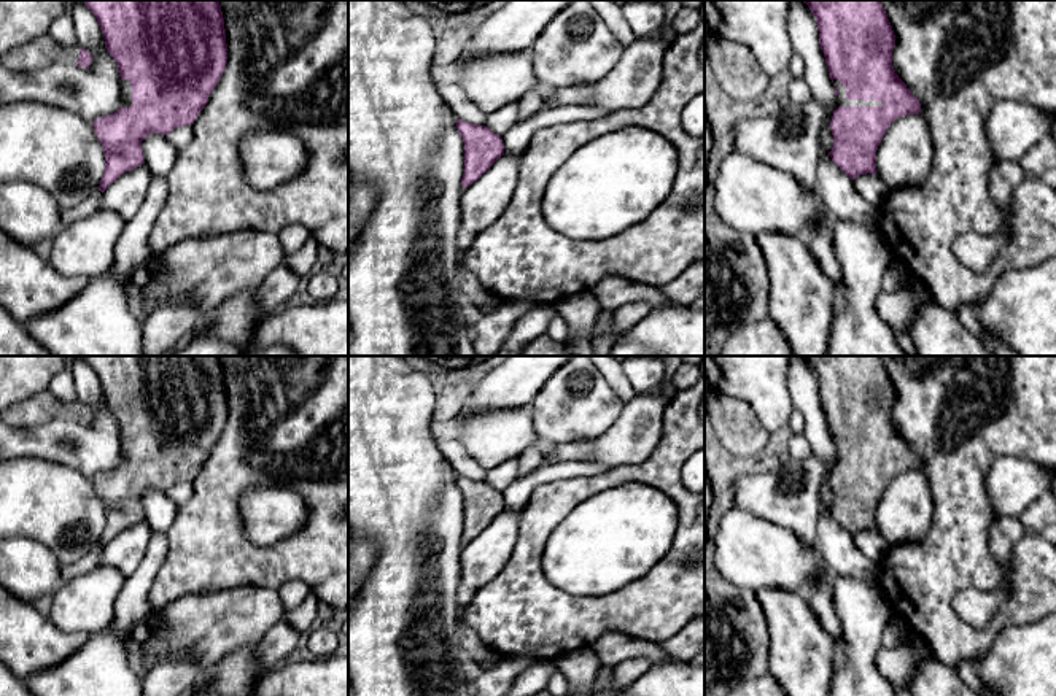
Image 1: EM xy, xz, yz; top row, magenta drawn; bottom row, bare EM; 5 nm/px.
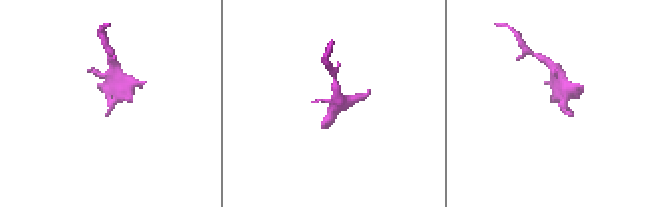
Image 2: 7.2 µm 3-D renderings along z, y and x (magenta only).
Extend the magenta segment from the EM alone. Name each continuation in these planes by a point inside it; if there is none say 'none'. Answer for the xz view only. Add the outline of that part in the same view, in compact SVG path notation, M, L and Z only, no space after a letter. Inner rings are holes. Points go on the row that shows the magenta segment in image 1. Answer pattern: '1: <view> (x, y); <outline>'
none

